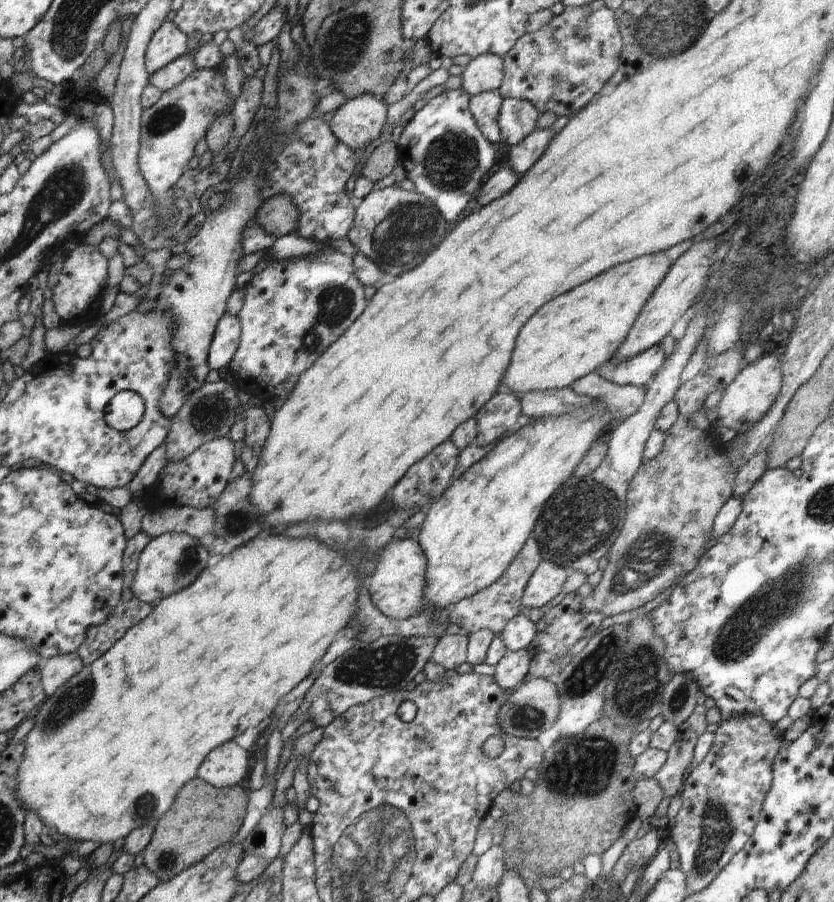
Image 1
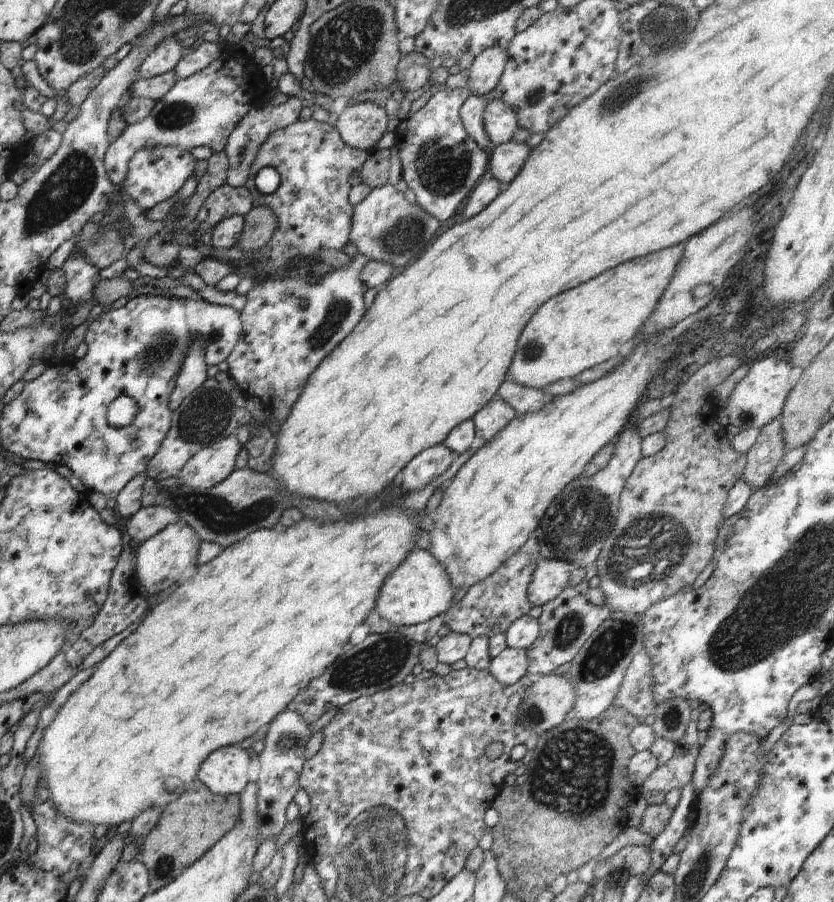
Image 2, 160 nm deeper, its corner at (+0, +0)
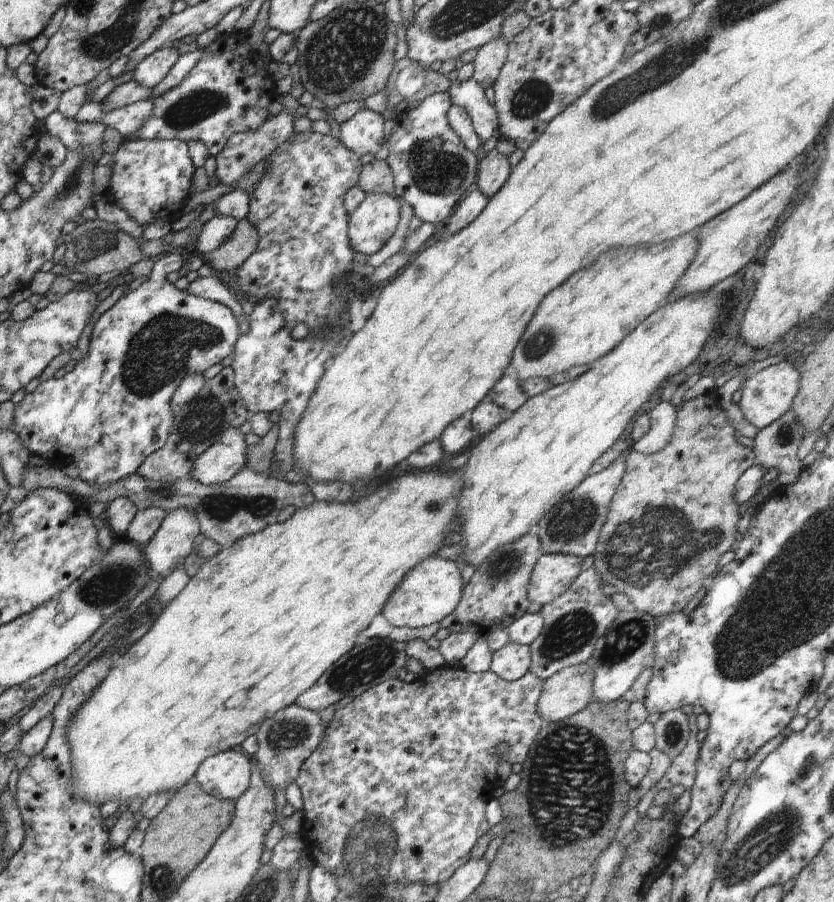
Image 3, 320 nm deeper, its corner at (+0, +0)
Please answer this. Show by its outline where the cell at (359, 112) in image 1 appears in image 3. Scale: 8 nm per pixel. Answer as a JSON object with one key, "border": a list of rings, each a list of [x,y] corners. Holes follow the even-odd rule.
{"border":[[[369,109],[360,110],[340,124],[340,140],[360,157],[376,154],[384,146],[384,122],[382,114]]]}

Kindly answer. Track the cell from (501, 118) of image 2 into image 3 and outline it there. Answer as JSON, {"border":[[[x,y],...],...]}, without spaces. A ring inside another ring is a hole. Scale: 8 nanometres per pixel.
{"border":[[[473,78],[465,81],[456,80],[452,82],[447,91],[448,94],[450,94],[452,105],[458,105],[460,108],[464,108],[467,114],[470,115],[474,130],[481,138],[482,142],[492,138],[492,136],[497,139],[500,138],[498,130],[498,113],[496,107],[490,104],[486,98],[484,89]]]}

